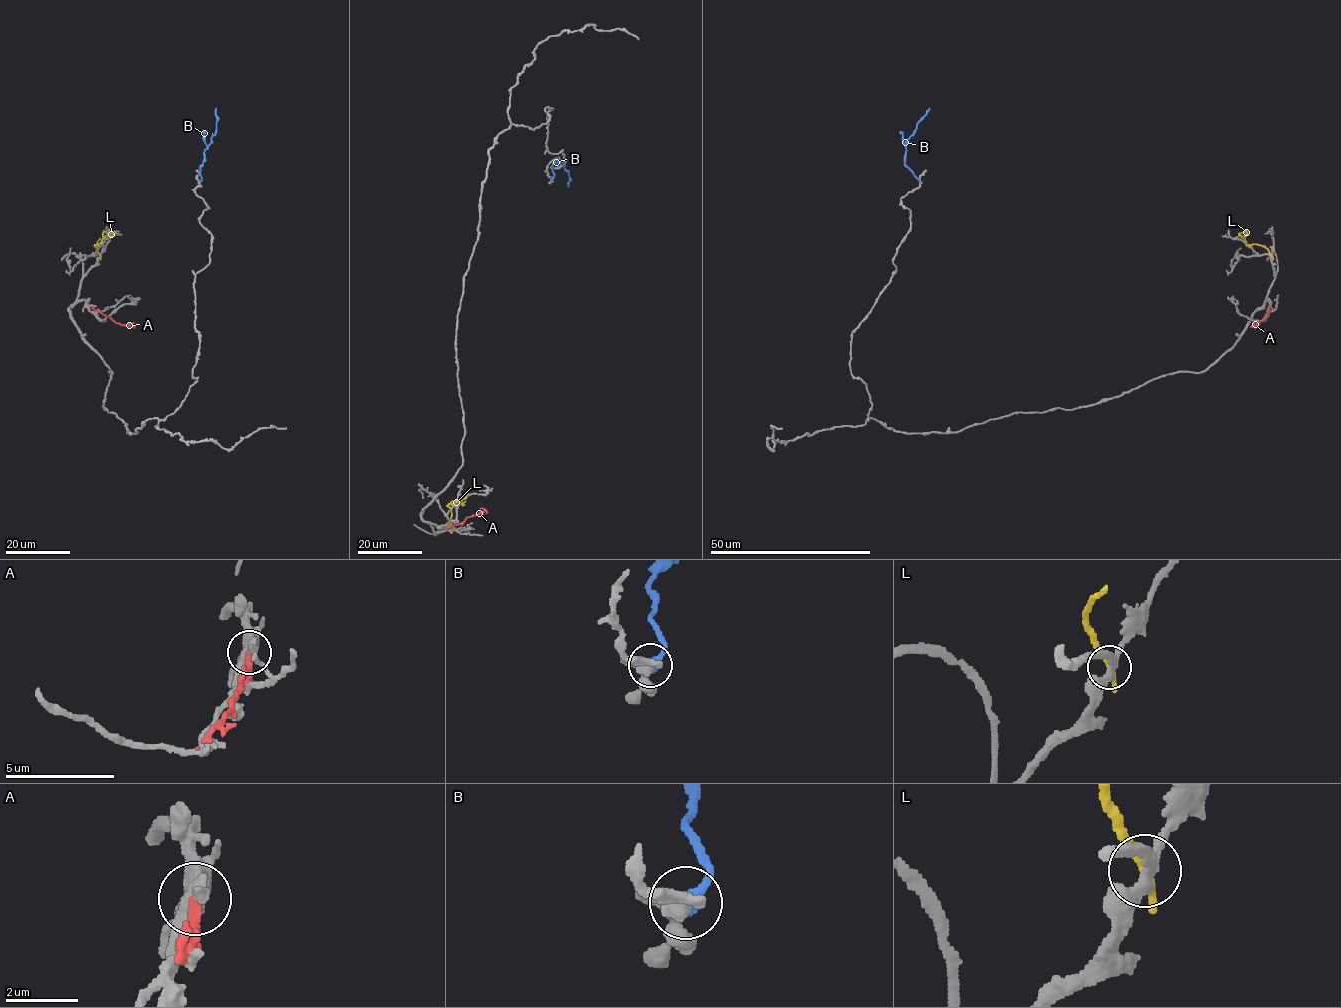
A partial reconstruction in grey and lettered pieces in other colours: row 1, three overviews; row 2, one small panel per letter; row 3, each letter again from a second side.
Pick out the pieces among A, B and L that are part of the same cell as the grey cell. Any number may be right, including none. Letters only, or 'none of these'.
none of these

